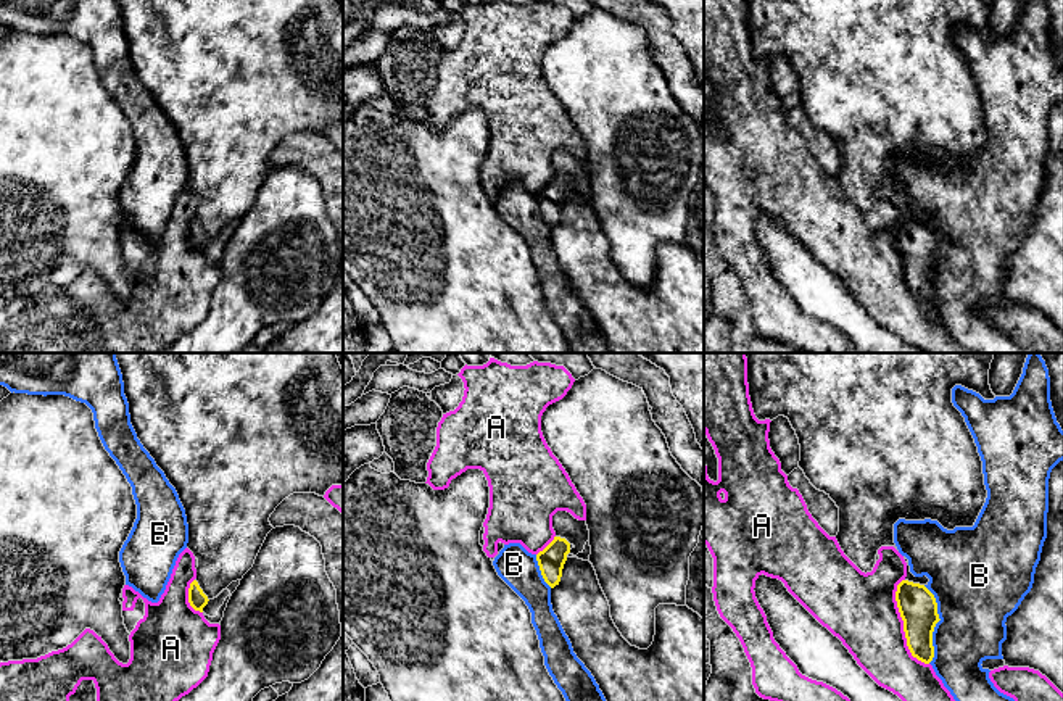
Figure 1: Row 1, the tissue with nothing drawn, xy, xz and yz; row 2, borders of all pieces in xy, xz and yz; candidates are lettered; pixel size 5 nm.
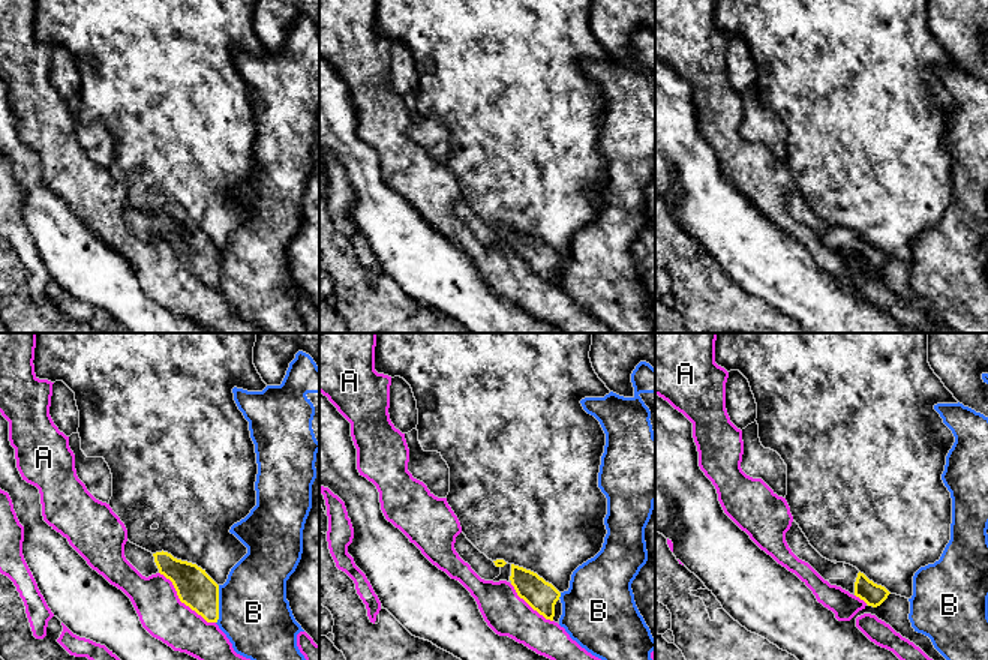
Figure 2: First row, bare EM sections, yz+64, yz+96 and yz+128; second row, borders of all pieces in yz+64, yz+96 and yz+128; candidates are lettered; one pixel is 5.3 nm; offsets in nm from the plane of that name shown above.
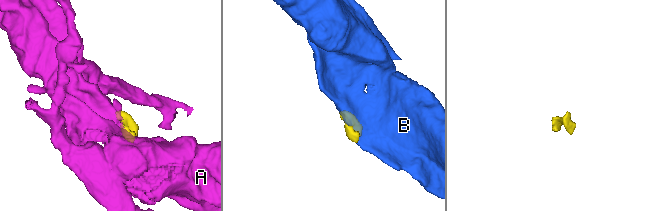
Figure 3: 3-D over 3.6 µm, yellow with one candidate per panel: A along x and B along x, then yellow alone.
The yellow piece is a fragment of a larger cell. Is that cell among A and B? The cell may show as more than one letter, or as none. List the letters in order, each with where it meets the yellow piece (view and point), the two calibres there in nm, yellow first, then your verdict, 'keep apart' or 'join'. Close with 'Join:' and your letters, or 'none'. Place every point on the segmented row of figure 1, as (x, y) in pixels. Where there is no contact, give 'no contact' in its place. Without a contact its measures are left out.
A: yz (904, 626) | 190/360 nm | keep apart
B: yz (936, 622) | 190/400 nm | keep apart
Join: none

